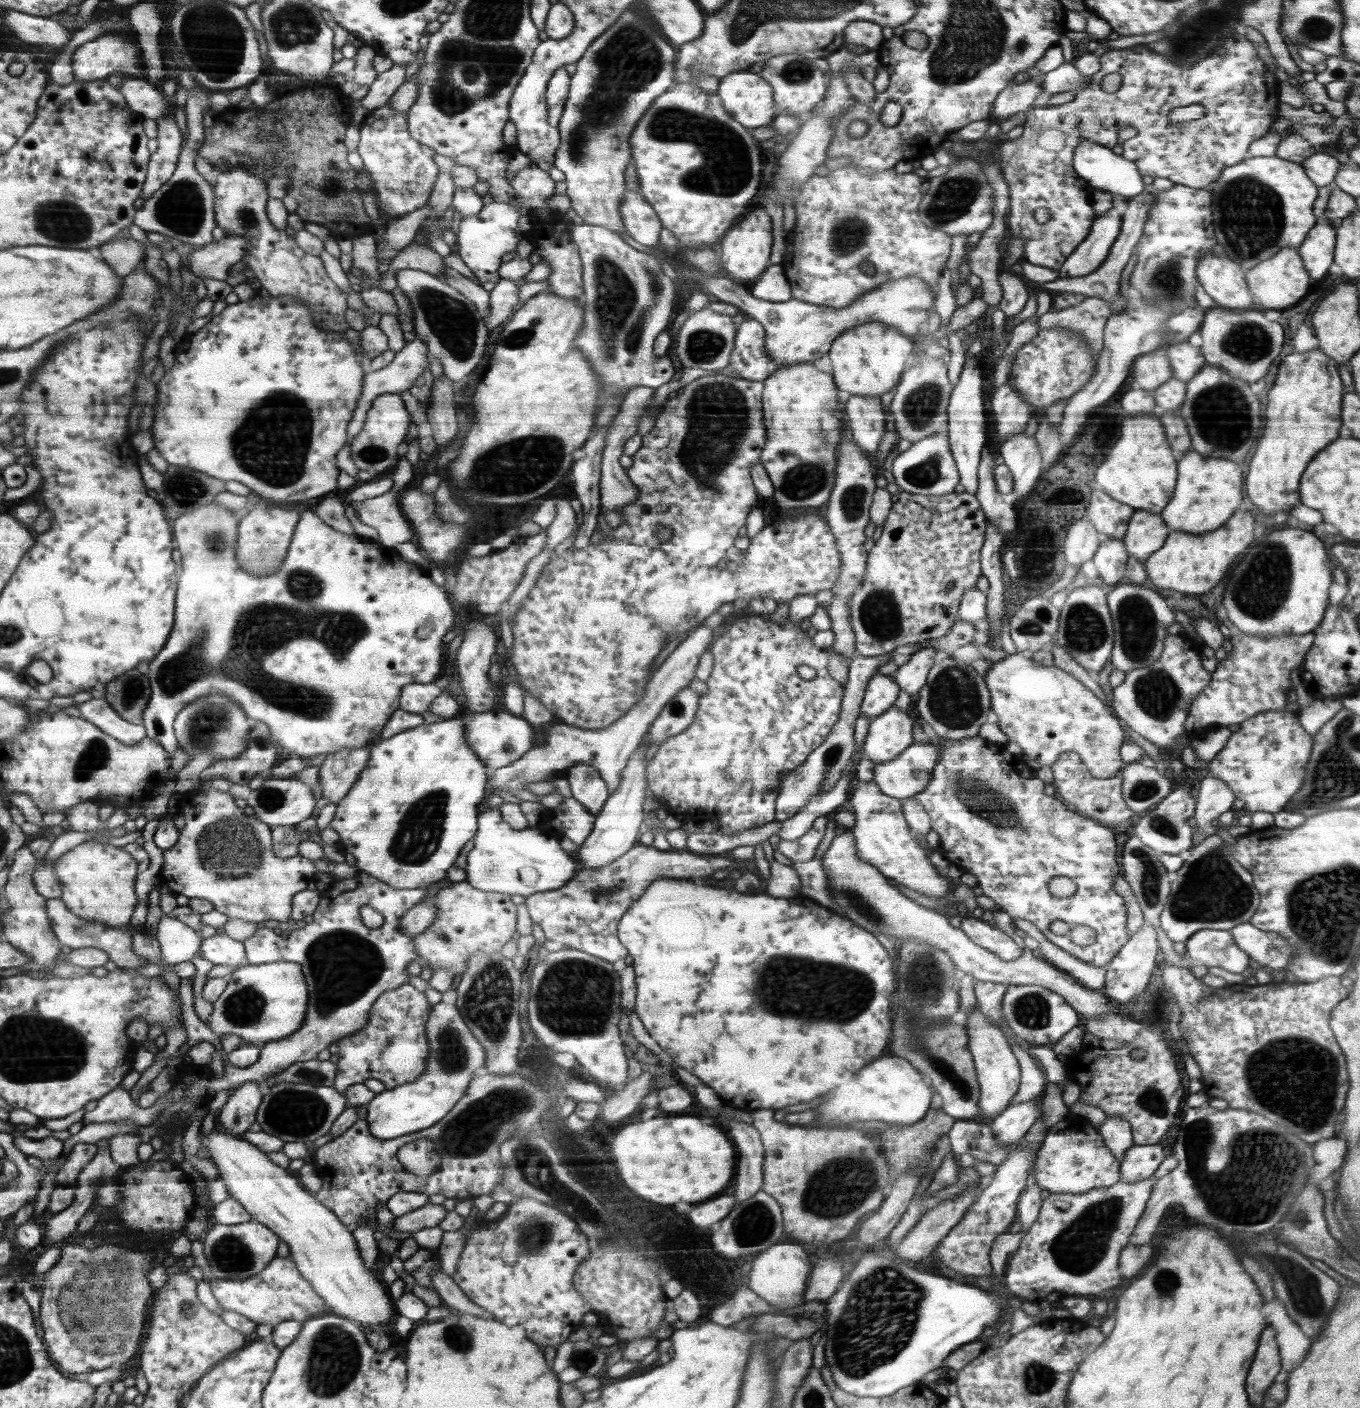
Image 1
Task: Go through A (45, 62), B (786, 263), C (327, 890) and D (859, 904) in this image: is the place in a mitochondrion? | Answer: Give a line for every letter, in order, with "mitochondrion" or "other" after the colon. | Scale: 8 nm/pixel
A: other
B: other
C: other
D: mitochondrion

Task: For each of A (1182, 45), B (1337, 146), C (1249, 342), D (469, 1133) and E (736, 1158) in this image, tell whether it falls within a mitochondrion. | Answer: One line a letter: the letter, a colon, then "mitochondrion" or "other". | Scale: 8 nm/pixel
A: other
B: other
C: mitochondrion
D: mitochondrion
E: other

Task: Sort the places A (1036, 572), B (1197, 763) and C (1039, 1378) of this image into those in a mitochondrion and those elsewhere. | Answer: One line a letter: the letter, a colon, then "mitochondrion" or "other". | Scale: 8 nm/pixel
A: mitochondrion
B: other
C: mitochondrion

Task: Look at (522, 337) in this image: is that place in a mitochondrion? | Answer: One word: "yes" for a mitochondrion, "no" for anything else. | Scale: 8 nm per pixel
yes

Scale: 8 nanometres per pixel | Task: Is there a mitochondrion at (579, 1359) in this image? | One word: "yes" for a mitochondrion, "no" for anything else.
yes

